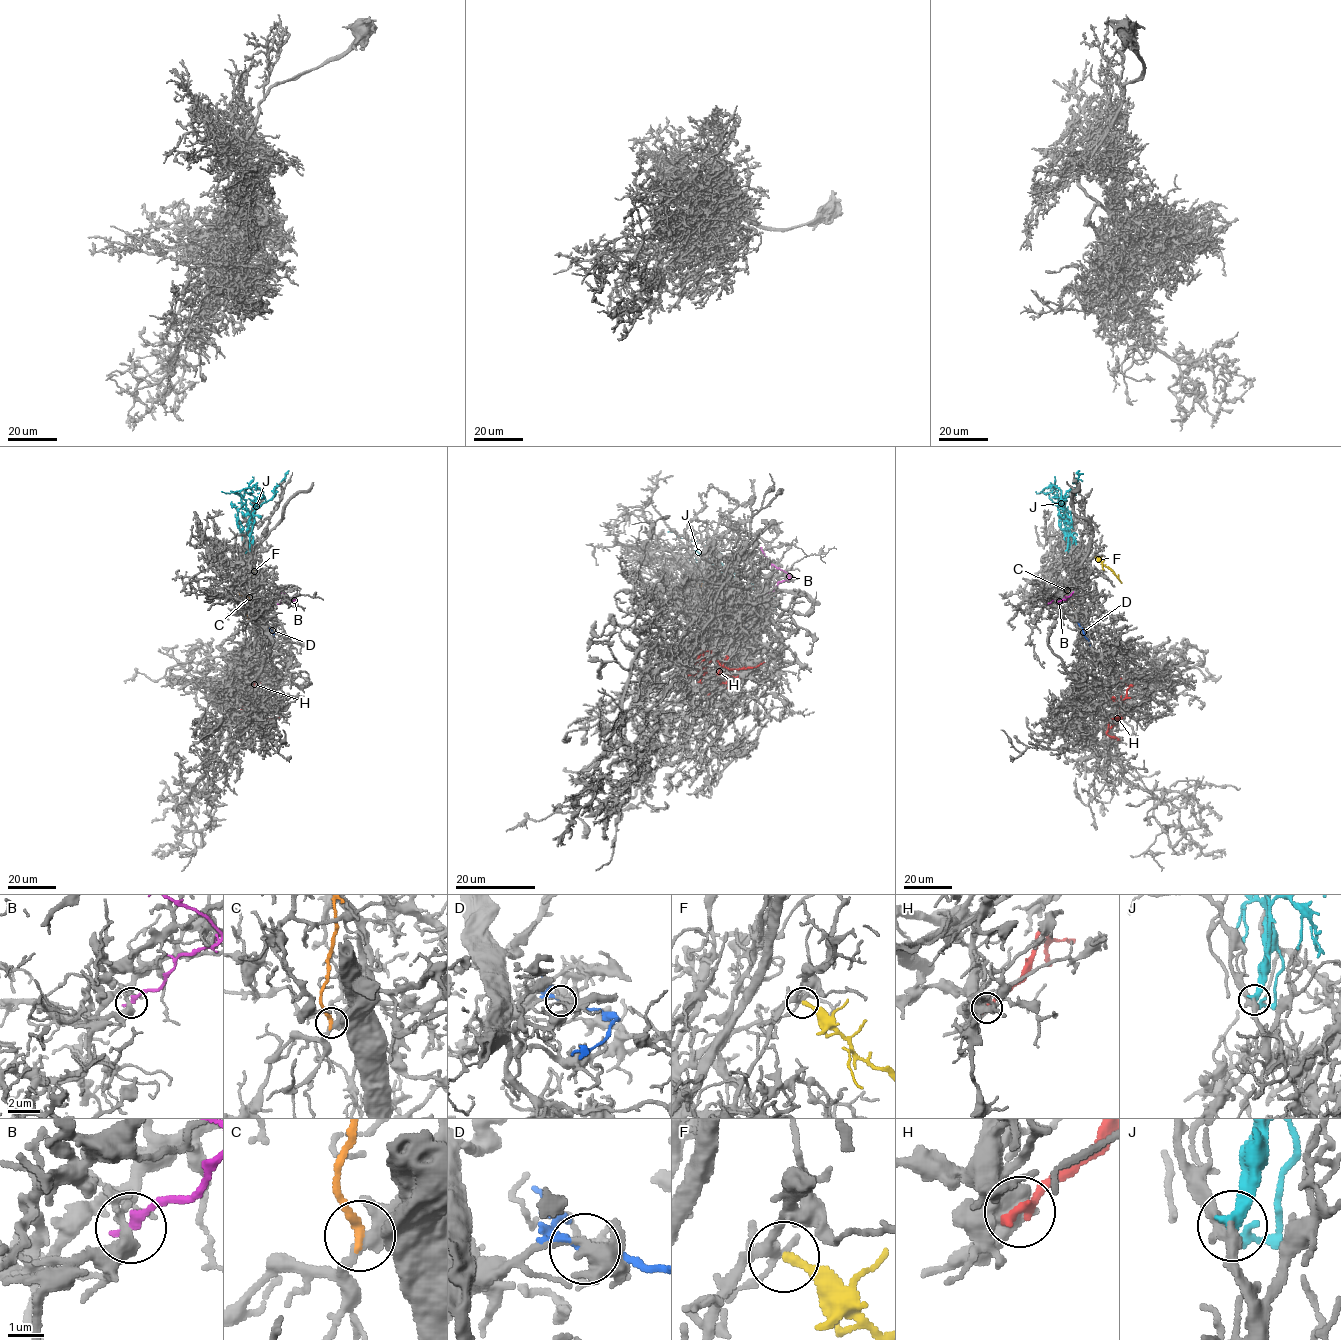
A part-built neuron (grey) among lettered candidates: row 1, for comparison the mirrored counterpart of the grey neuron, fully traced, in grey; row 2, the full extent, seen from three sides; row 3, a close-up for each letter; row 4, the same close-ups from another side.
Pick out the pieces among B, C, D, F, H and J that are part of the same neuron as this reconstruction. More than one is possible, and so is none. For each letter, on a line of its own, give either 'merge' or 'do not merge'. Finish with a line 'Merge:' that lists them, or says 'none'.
B: do not merge
C: do not merge
D: do not merge
F: merge
H: do not merge
J: merge
Merge: F, J

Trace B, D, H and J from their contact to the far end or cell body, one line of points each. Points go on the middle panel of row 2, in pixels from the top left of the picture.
B: (766, 594), (788, 575), (777, 569), (760, 547)
D: (740, 607), (754, 612), (745, 626), (734, 630)
H: (687, 668), (702, 649), (703, 659), (695, 674), (717, 659), (722, 682), (716, 686), (724, 675), (747, 677)
J: (714, 582), (709, 585), (713, 580), (718, 583), (740, 575), (734, 573), (712, 548), (668, 532)

